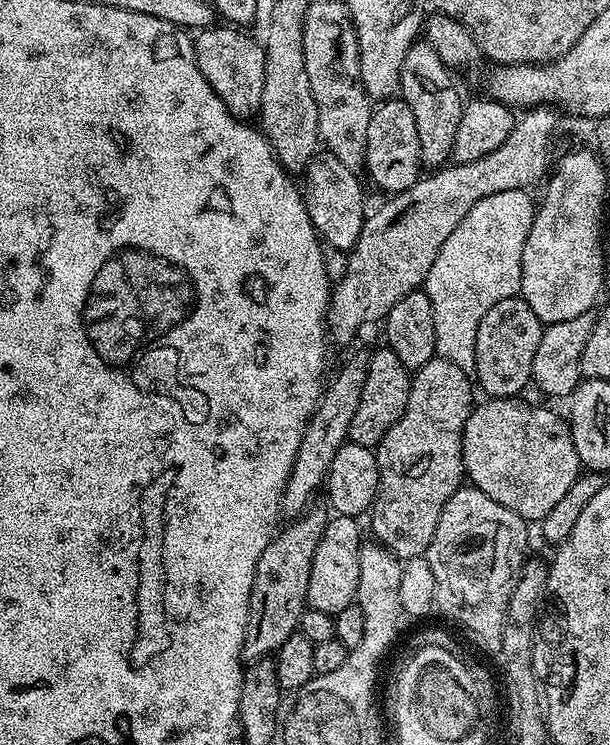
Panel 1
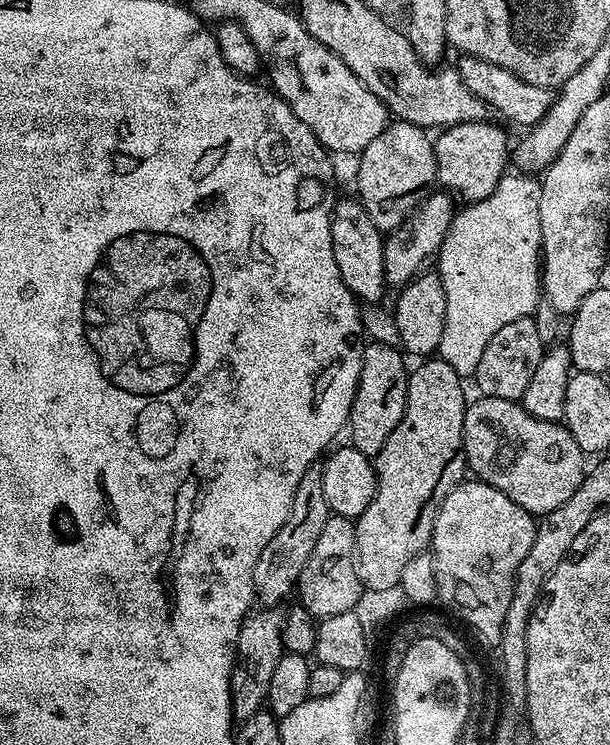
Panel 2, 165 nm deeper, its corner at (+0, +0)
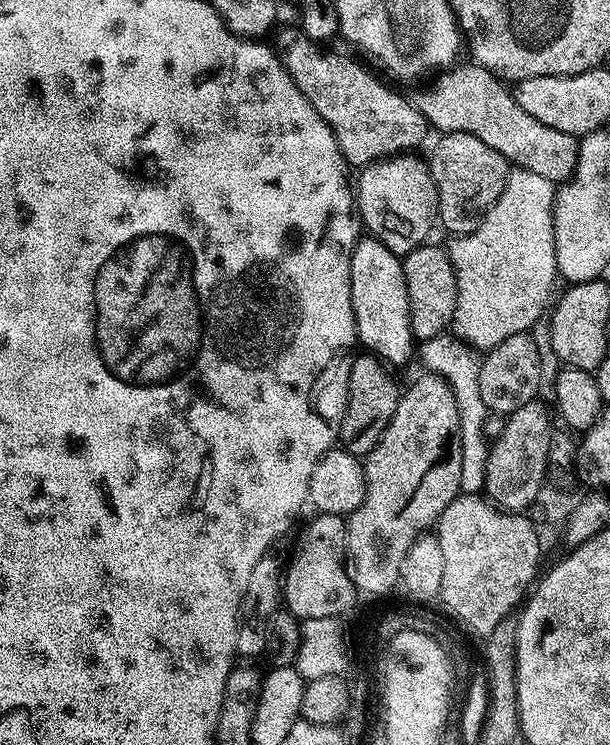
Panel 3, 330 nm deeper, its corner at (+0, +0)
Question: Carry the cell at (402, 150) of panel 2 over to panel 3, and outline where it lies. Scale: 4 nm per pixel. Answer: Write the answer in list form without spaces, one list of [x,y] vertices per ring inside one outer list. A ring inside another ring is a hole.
[[[401,154],[369,164],[354,180],[359,219],[375,239],[381,240],[398,257],[405,257],[425,243],[438,224],[438,190],[432,169],[416,157]]]

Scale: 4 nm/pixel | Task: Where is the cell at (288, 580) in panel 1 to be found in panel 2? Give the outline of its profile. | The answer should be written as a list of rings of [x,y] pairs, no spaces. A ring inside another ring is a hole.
[[[268,606],[260,611],[264,612],[253,611],[245,616],[236,643],[236,662],[232,666],[230,678],[230,702],[232,715],[240,722],[251,719],[256,712],[265,707],[270,690],[270,678],[285,653],[282,642],[284,612],[276,606]]]

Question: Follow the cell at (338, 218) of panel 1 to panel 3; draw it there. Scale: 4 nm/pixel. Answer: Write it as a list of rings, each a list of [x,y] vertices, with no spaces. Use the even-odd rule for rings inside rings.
[[[362,238],[350,260],[350,294],[356,319],[356,335],[359,343],[364,344],[369,353],[380,357],[385,365],[404,364],[412,356],[414,337],[410,324],[410,298],[406,294],[406,278],[401,257],[396,256],[385,244],[375,238]]]

